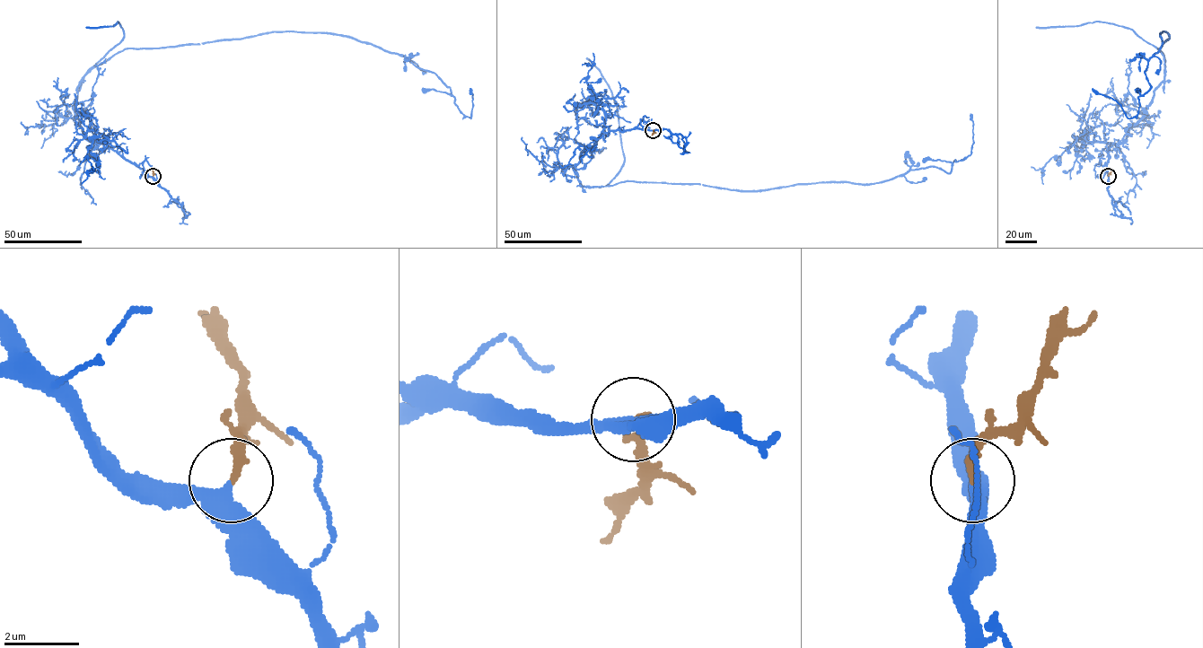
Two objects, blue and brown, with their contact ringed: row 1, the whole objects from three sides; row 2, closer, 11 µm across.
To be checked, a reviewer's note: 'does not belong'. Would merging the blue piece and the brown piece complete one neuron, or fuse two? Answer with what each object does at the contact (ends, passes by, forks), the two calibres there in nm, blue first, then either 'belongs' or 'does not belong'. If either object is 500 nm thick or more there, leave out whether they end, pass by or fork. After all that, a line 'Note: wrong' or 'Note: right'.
blue passes by | brown ends | 280/240 nm | belongs
Note: wrong

